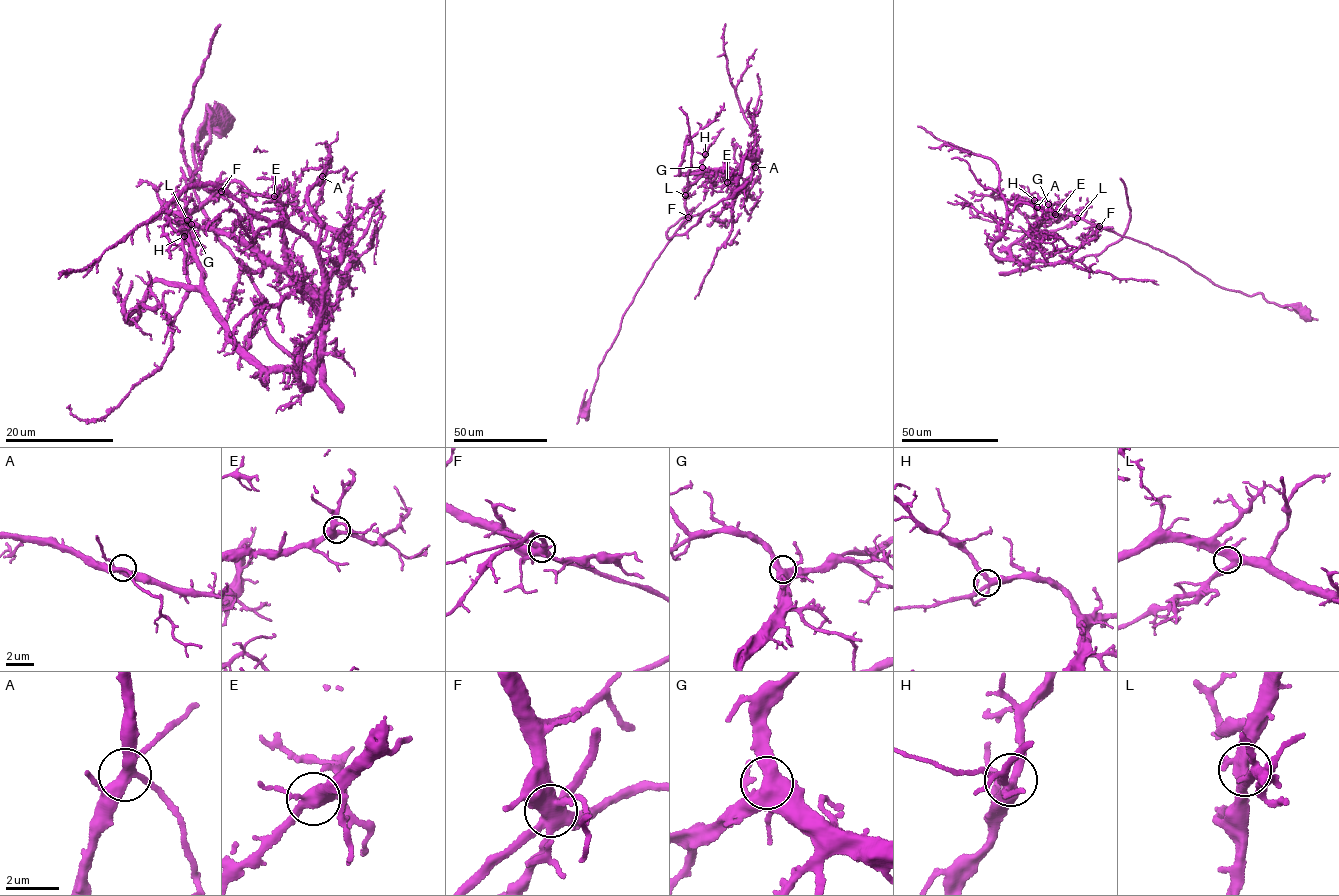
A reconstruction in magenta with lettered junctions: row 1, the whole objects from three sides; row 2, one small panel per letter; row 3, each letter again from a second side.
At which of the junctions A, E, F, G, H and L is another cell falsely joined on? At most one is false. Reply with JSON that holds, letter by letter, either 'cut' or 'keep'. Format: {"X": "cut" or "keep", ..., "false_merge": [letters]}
{"A": "keep", "E": "keep", "F": "cut", "G": "keep", "H": "keep", "L": "keep", "false_merge": ["F"]}

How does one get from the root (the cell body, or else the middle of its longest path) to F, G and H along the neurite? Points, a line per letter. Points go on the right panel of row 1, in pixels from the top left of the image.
F: (1306, 313), (1267, 301), (1260, 293), (1250, 295), (1219, 286), (1176, 258), (1099, 226)
G: (1306, 313), (1219, 286), (1163, 252), (1067, 215), (1038, 222), (1012, 245), (1013, 258), (1030, 259), (1048, 204)
H: (1306, 313), (1219, 286), (1163, 252), (1067, 215), (1014, 242), (1015, 259), (1030, 259), (1048, 208), (1034, 200)

